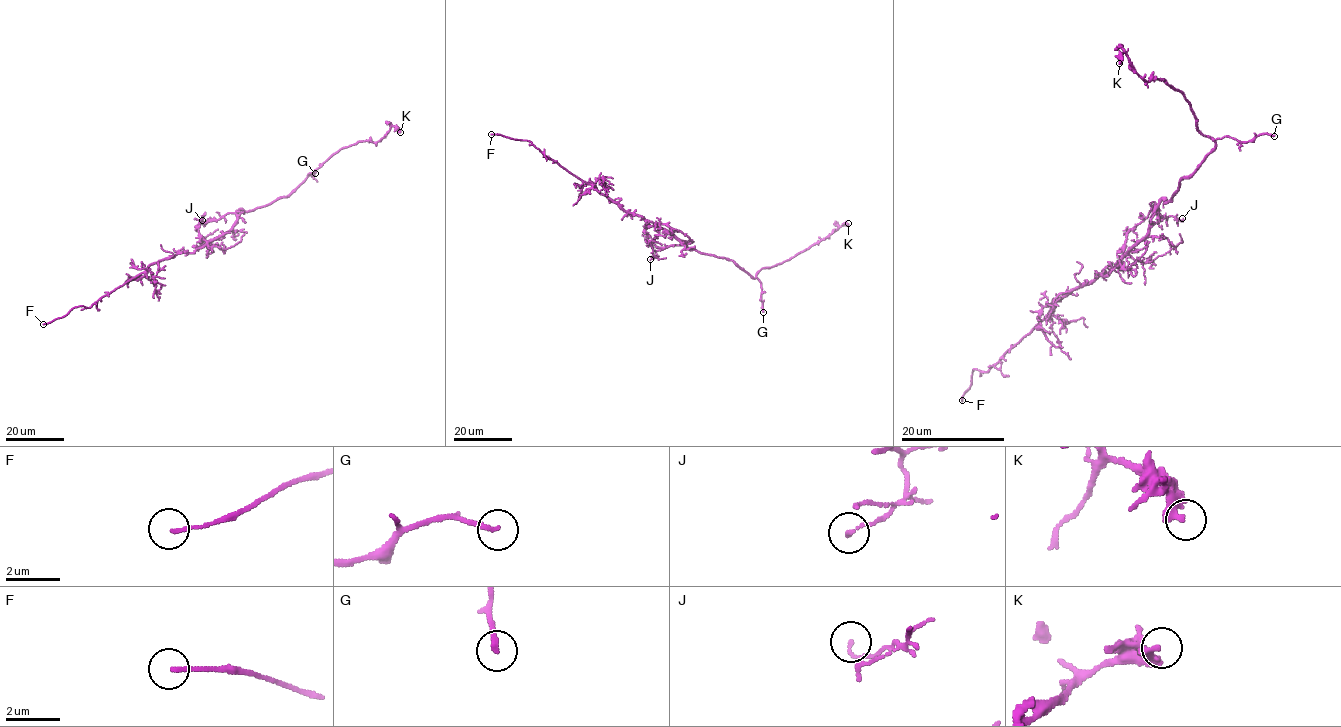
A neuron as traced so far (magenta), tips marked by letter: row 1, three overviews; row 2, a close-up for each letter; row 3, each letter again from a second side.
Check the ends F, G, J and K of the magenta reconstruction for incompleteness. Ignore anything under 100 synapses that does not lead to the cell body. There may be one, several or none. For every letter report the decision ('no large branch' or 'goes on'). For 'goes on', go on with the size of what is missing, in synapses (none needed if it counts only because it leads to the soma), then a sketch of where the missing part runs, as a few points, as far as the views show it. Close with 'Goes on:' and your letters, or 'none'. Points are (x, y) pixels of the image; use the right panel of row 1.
F: goes on | (962, 400), (966, 411), (959, 424)
G: no large branch
J: no large branch
K: no large branch
Goes on: F

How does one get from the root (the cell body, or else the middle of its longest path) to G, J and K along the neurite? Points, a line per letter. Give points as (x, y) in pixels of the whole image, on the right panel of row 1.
G: (1144, 236), (1153, 209), (1172, 198), (1215, 140), (1274, 136)
J: (1144, 236), (1157, 205), (1162, 217), (1173, 216), (1181, 221), (1182, 218)
K: (1144, 236), (1153, 209), (1215, 142), (1198, 131), (1181, 92), (1145, 80), (1124, 52), (1119, 63)

